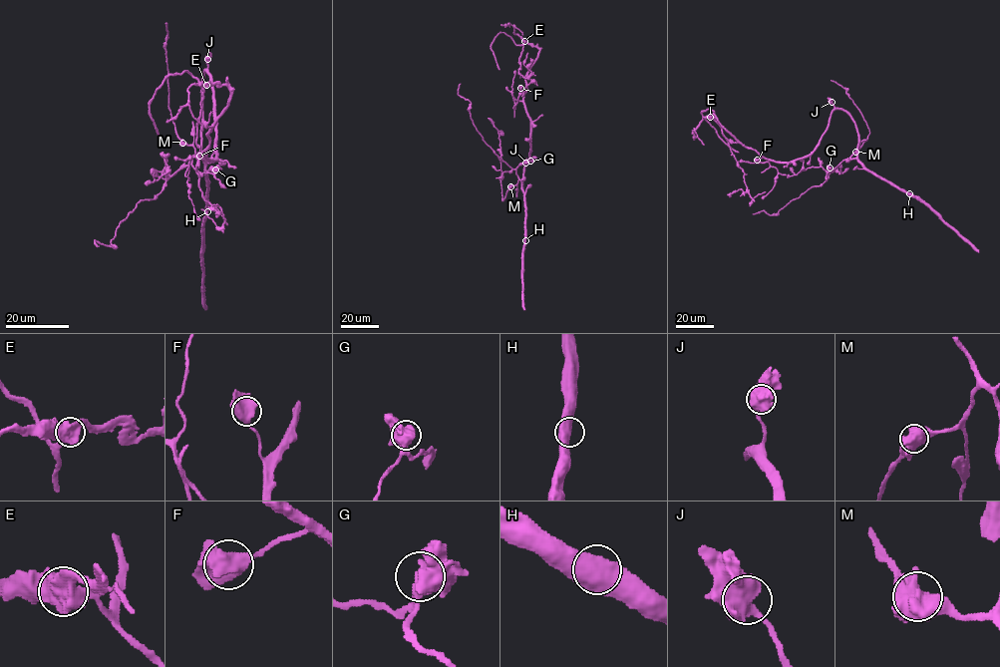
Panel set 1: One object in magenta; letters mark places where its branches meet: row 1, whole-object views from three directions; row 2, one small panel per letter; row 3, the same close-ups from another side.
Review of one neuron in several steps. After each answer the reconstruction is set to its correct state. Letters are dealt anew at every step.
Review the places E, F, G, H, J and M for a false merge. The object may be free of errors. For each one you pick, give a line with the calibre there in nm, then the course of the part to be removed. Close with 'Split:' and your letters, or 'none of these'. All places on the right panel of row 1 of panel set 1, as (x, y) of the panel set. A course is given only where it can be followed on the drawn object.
E: Thickness 600 nm. Course of the part to remove: (710, 118), (720, 127), (744, 173), (751, 202), (766, 191)
Split: E

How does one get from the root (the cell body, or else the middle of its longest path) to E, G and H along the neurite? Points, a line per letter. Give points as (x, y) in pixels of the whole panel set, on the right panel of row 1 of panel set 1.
E: (811, 153), (788, 163), (766, 159), (740, 144), (716, 118), (710, 118)
G: (811, 153), (831, 114), (842, 109), (854, 124), (857, 156), (842, 160), (833, 170), (830, 167)
H: (811, 153), (825, 131), (831, 114), (842, 109), (854, 124), (858, 138), (857, 160), (868, 169), (909, 193)

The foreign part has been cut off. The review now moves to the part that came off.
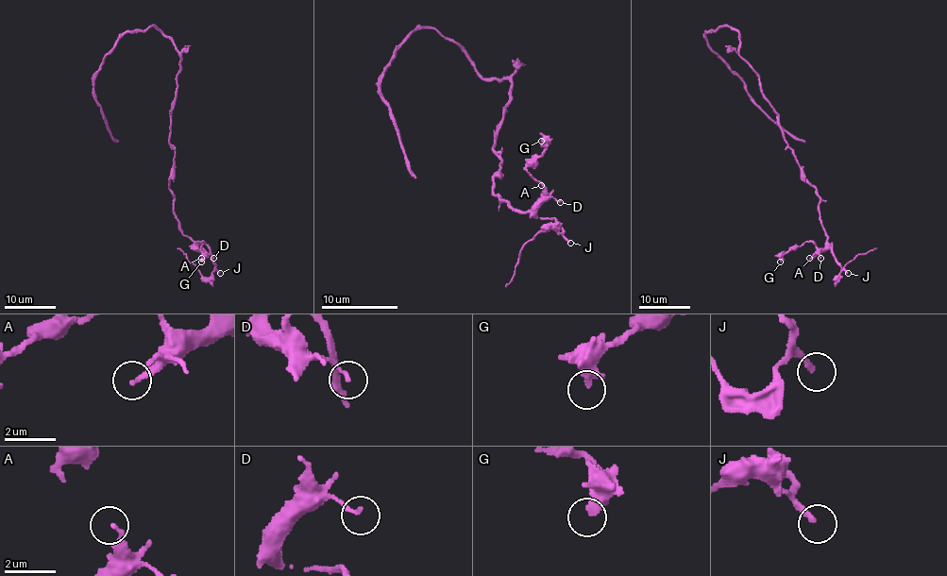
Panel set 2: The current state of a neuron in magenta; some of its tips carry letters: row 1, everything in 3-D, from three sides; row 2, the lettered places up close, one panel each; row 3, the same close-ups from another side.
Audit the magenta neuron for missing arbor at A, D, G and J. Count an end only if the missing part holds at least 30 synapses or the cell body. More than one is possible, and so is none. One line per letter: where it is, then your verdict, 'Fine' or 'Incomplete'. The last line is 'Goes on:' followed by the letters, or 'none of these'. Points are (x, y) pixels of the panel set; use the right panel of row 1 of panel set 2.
A: Place: (809, 258). Fine
D: Place: (820, 258). Fine
G: Place: (780, 262). Fine
J: Place: (848, 273). Incomplete
Goes on: J

